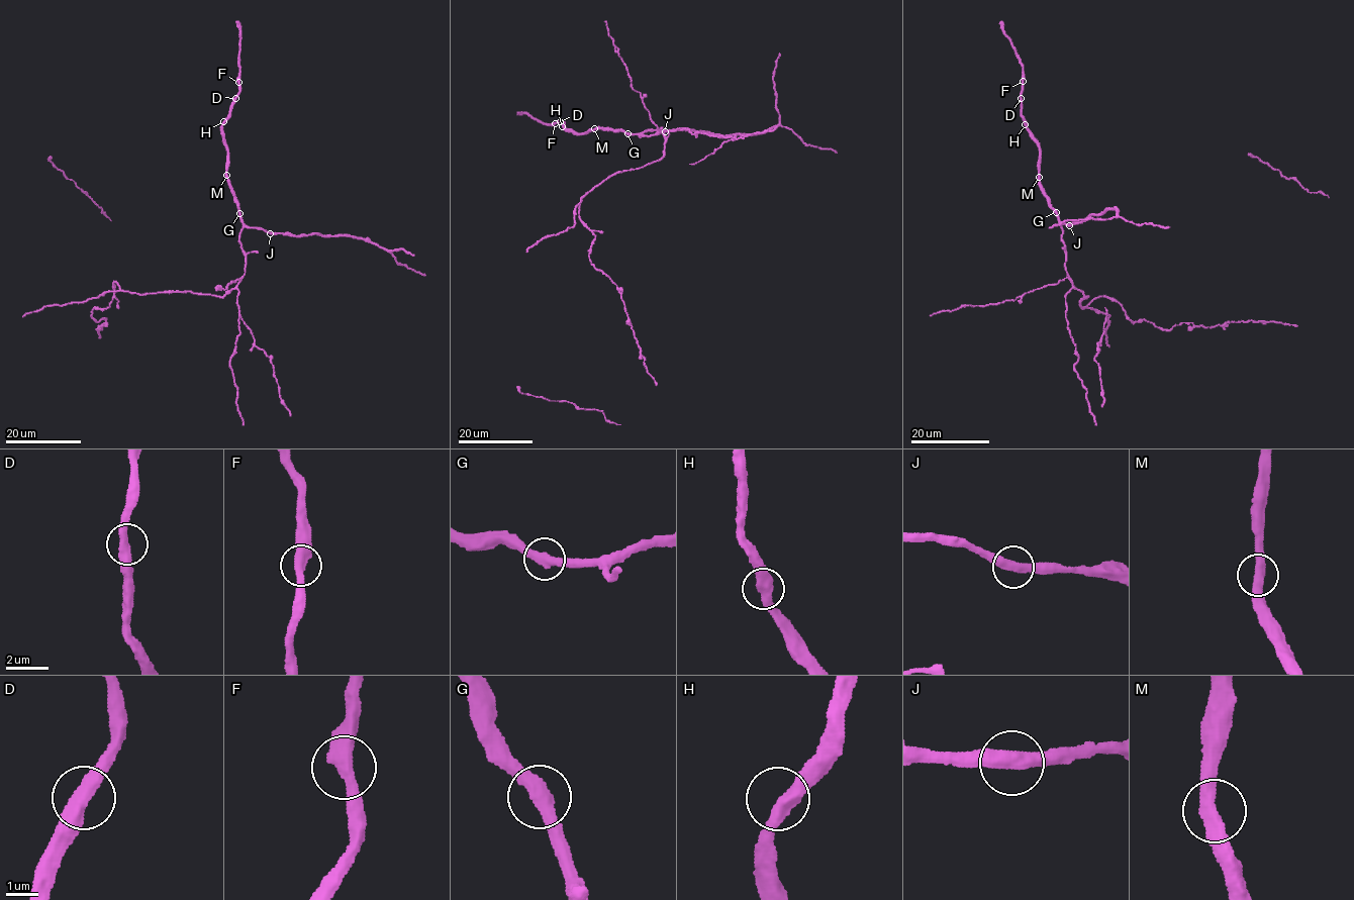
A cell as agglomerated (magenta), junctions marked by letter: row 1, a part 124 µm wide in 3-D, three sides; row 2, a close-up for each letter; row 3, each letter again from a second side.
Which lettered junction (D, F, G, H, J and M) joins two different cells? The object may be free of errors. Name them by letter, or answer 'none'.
none

